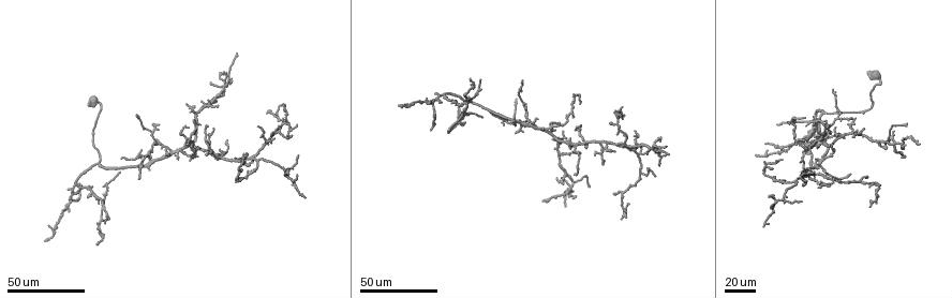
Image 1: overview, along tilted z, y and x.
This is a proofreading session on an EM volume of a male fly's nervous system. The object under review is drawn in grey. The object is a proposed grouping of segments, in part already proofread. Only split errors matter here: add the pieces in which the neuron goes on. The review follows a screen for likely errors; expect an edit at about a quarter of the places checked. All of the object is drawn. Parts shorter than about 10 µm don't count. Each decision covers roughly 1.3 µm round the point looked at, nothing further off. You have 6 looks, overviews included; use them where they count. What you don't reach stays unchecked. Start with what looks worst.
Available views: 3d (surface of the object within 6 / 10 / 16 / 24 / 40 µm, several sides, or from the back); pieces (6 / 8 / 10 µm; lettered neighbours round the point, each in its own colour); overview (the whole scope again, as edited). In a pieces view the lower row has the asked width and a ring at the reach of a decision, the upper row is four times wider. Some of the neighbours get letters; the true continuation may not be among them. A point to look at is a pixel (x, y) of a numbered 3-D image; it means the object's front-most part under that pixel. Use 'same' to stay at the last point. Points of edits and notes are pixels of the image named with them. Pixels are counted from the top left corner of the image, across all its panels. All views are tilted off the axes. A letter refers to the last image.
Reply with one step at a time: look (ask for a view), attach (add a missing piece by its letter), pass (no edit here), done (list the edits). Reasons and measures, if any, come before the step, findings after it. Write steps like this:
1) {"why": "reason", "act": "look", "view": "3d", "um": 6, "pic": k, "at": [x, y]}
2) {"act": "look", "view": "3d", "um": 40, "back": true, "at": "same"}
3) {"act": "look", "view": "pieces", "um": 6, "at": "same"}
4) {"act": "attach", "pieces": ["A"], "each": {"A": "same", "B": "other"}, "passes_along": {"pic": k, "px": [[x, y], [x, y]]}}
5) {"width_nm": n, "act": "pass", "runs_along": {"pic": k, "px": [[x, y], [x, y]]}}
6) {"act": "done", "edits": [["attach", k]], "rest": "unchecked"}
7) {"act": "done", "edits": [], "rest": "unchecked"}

{"why": "end of a long branch", "act": "look", "view": "3d", "um": 40, "pic": 1, "at": [544, 200]}

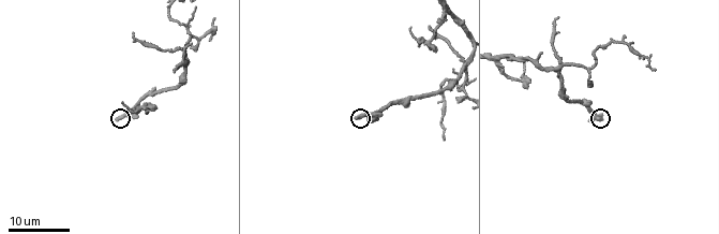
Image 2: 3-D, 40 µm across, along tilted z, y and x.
{"act": "look", "view": "pieces", "um": 8, "pic": 2, "at": [357, 119]}

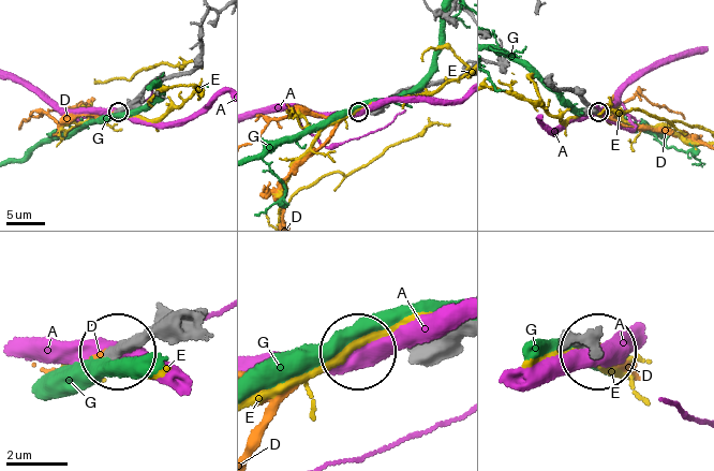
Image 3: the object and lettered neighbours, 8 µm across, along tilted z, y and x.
{"width_nm": 320, "act": "attach", "pieces": ["D"], "each": {"A": "other", "D": "same", "E": "other", "G": "other"}, "passes_along": {"pic": 3, "px": [[568, 326], [633, 374]]}, "found": "it goes on there"}

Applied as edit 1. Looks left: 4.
{"why": "branch stops here", "act": "look", "view": "3d", "um": 40, "pic": 1, "at": [615, 150]}

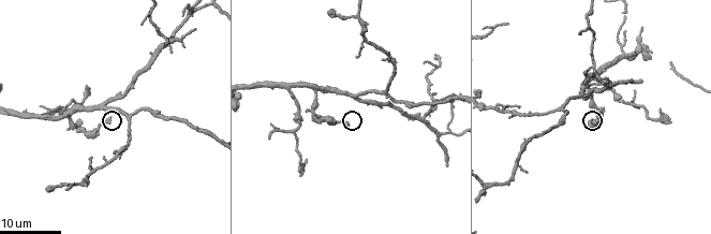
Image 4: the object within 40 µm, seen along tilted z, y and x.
{"act": "look", "view": "pieces", "um": 6, "pic": 4, "at": [598, 121]}

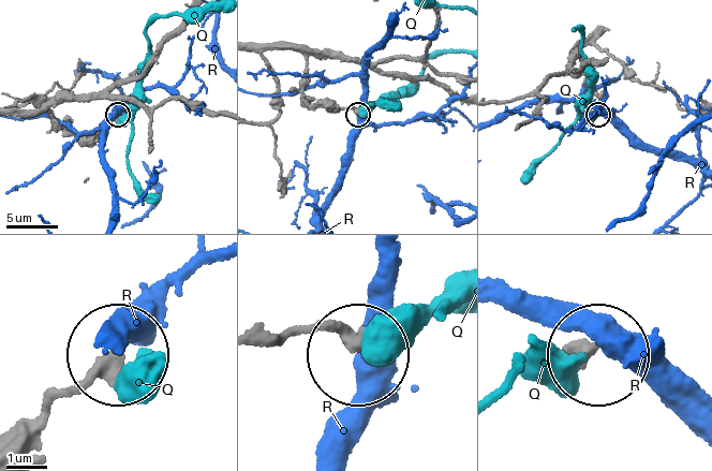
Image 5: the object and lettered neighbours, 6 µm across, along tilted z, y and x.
{"act": "pass", "each": {"Q": "other", "R": "other"}, "runs_along": {"pic": 5, "px": [[273, 333], [326, 330], [357, 350]]}, "found": "no lettered piece goes on from it"}

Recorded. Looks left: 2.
{"why": "free end", "act": "look", "view": "3d", "um": 24, "pic": 1, "at": [431, 129]}

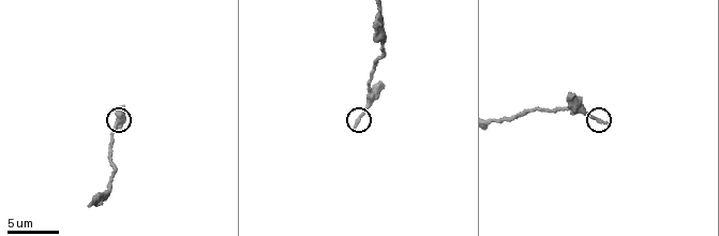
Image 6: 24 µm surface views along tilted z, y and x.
{"act": "look", "view": "pieces", "um": 8, "pic": 6, "at": [356, 127]}

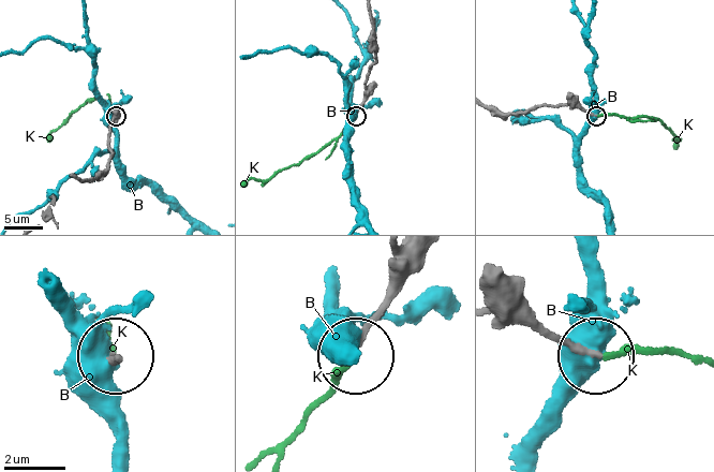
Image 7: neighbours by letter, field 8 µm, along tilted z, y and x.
{"width_nm": 200, "act": "attach", "pieces": ["K"], "each": {"B": "other", "K": "same"}, "found": "the neuron continues"}

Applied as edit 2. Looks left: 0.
{"act": "done", "edits": [["attach", 3], ["attach", 7]], "rest": "unchecked"}

